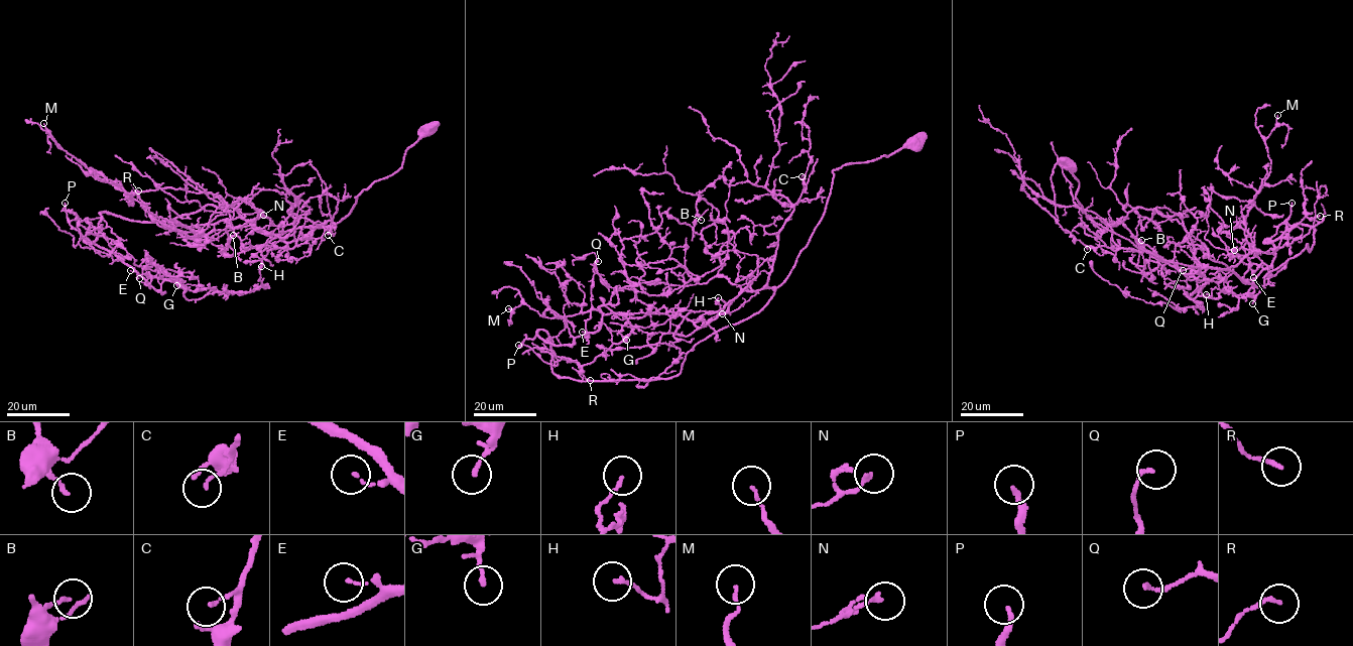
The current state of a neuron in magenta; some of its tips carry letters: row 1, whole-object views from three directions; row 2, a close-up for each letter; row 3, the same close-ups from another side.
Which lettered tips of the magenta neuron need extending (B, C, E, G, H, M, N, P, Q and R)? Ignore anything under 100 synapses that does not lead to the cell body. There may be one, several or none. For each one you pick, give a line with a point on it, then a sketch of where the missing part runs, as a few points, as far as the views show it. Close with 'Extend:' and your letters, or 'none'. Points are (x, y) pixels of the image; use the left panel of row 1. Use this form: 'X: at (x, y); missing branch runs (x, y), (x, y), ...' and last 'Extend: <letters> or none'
P: at (65, 203)
Extend: P

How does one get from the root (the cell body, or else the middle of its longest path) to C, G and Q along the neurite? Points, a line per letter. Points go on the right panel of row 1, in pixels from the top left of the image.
C: (1308, 248), (1270, 271), (1258, 287), (1223, 269), (1183, 273), (1146, 251), (1087, 249)
G: (1308, 248), (1315, 231), (1301, 224), (1263, 242), (1274, 258), (1245, 293), (1223, 283), (1252, 303)
Q: (1308, 248), (1315, 231), (1301, 224), (1266, 240), (1274, 258), (1243, 294), (1208, 298), (1203, 274), (1183, 270)

